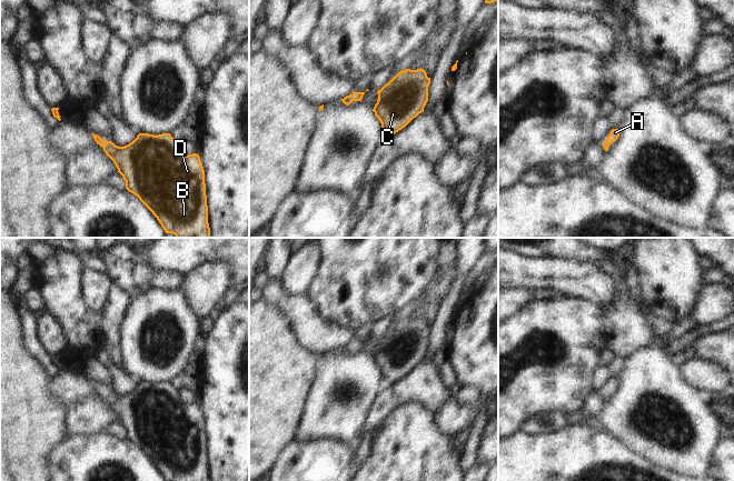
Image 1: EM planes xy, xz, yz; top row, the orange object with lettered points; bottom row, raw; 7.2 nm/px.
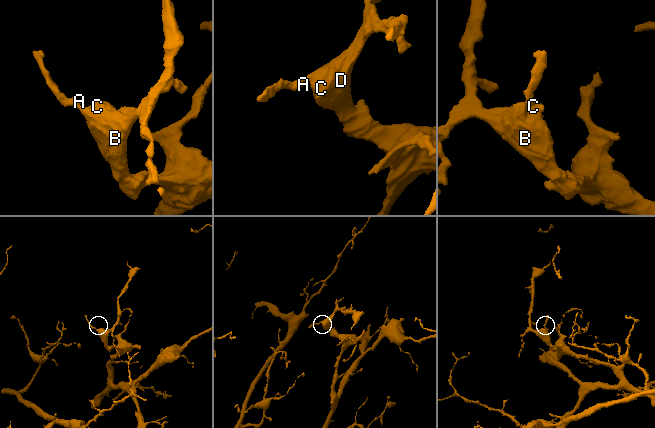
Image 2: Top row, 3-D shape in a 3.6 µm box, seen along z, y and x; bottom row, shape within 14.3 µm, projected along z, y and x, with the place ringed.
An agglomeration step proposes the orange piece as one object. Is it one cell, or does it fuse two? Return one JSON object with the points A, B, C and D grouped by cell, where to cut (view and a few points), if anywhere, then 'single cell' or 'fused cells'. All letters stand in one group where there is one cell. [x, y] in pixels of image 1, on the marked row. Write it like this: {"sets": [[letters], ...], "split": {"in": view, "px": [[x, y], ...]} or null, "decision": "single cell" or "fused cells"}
{"sets": [["A", "B", "C", "D"]], "split": null, "decision": "single cell"}

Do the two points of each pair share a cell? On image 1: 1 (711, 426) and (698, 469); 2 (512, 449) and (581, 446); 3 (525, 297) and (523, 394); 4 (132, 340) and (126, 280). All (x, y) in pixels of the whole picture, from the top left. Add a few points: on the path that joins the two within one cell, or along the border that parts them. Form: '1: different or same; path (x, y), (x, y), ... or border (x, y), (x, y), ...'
1: same; path (700, 437), (698, 458)
2: same; path (528, 449), (564, 449)
3: different; border (537, 299), (525, 303), (509, 318)
4: different; border (148, 288), (135, 293), (130, 298)

